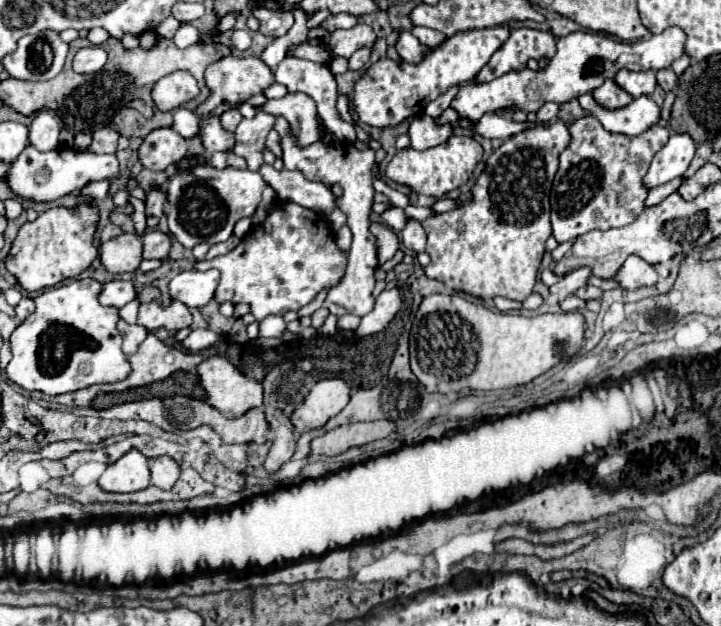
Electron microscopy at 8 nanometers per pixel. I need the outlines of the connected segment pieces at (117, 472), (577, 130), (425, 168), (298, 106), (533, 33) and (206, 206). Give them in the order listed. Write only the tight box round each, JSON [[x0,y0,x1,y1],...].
[[99,450,149,492],[551,114,669,242],[385,136,483,198],[263,92,321,146],[477,28,555,82],[153,164,263,248]]

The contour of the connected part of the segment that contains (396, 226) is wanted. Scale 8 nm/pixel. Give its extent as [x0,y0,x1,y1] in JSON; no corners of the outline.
[381,208,407,230]

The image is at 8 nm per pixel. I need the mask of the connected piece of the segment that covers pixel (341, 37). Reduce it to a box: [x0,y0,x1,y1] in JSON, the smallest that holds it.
[329,24,375,58]

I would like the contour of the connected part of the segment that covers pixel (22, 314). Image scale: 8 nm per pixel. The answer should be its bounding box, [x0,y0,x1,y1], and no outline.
[15,298,35,320]

